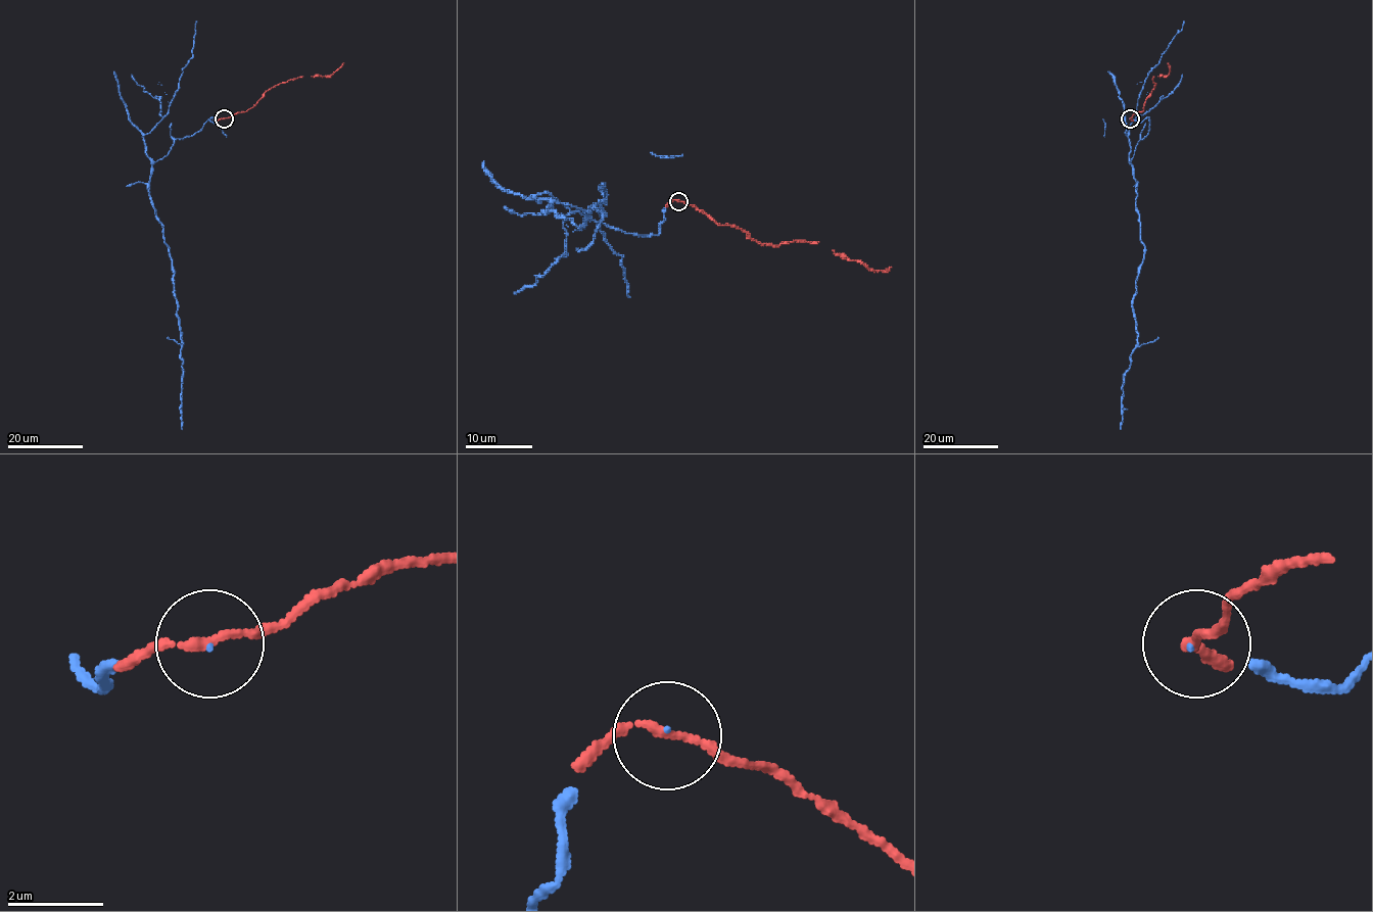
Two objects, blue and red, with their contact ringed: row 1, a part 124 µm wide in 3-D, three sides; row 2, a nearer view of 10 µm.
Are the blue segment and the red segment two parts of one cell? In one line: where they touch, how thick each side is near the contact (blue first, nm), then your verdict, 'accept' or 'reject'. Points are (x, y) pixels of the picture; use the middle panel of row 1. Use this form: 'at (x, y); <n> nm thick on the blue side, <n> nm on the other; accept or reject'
at (678, 201); 40 nm thick on the blue side, 160 nm on the other; accept

